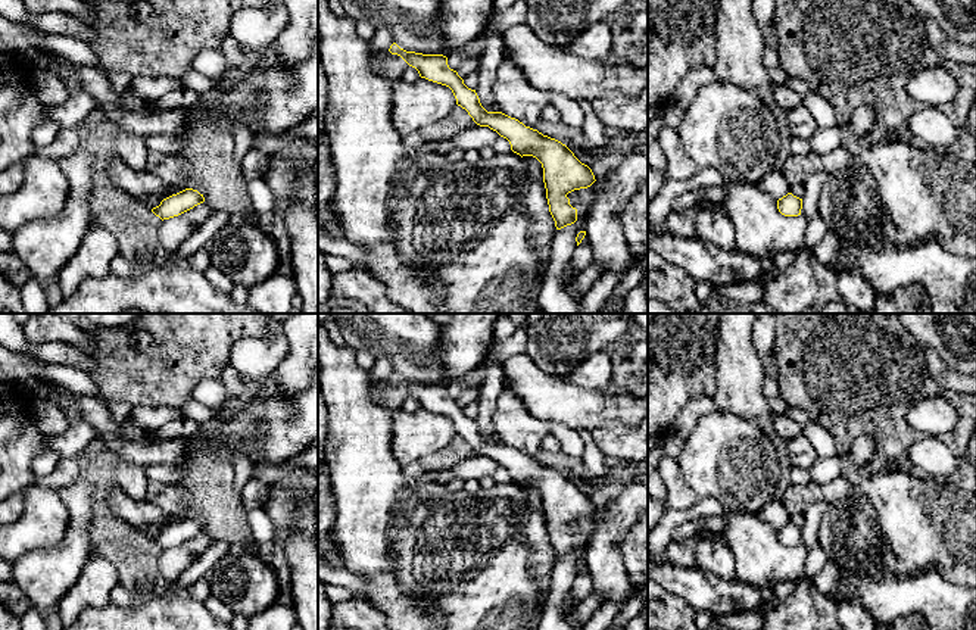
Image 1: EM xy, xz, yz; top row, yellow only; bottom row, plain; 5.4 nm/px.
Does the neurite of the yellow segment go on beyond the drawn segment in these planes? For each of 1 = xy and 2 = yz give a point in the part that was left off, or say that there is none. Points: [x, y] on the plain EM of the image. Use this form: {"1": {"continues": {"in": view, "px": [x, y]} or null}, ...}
{"1": {"continues": null}, "2": {"continues": null}}

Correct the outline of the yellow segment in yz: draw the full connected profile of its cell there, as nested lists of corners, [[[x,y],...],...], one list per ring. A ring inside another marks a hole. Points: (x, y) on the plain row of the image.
[[[788,523],[782,528],[777,530],[777,539],[785,546],[798,546],[802,539],[802,528]]]

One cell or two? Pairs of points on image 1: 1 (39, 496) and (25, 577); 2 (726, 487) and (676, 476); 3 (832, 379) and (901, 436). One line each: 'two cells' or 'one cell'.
1: two cells
2: two cells
3: one cell

